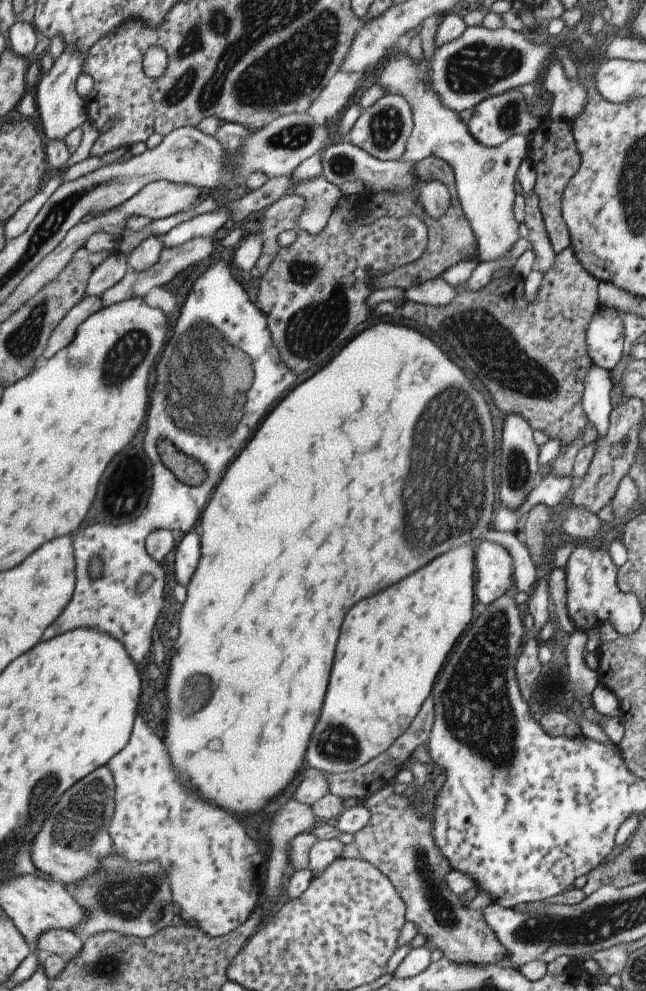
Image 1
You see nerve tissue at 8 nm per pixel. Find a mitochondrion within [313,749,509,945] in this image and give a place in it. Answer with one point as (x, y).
(444, 916)

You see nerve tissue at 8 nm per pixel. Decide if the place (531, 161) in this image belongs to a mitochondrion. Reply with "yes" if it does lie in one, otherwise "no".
no

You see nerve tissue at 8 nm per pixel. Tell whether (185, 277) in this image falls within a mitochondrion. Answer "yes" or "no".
no

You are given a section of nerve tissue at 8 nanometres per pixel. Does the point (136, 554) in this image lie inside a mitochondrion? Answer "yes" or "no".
no

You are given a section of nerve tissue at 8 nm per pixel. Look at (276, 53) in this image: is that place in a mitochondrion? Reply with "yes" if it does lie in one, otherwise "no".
yes

